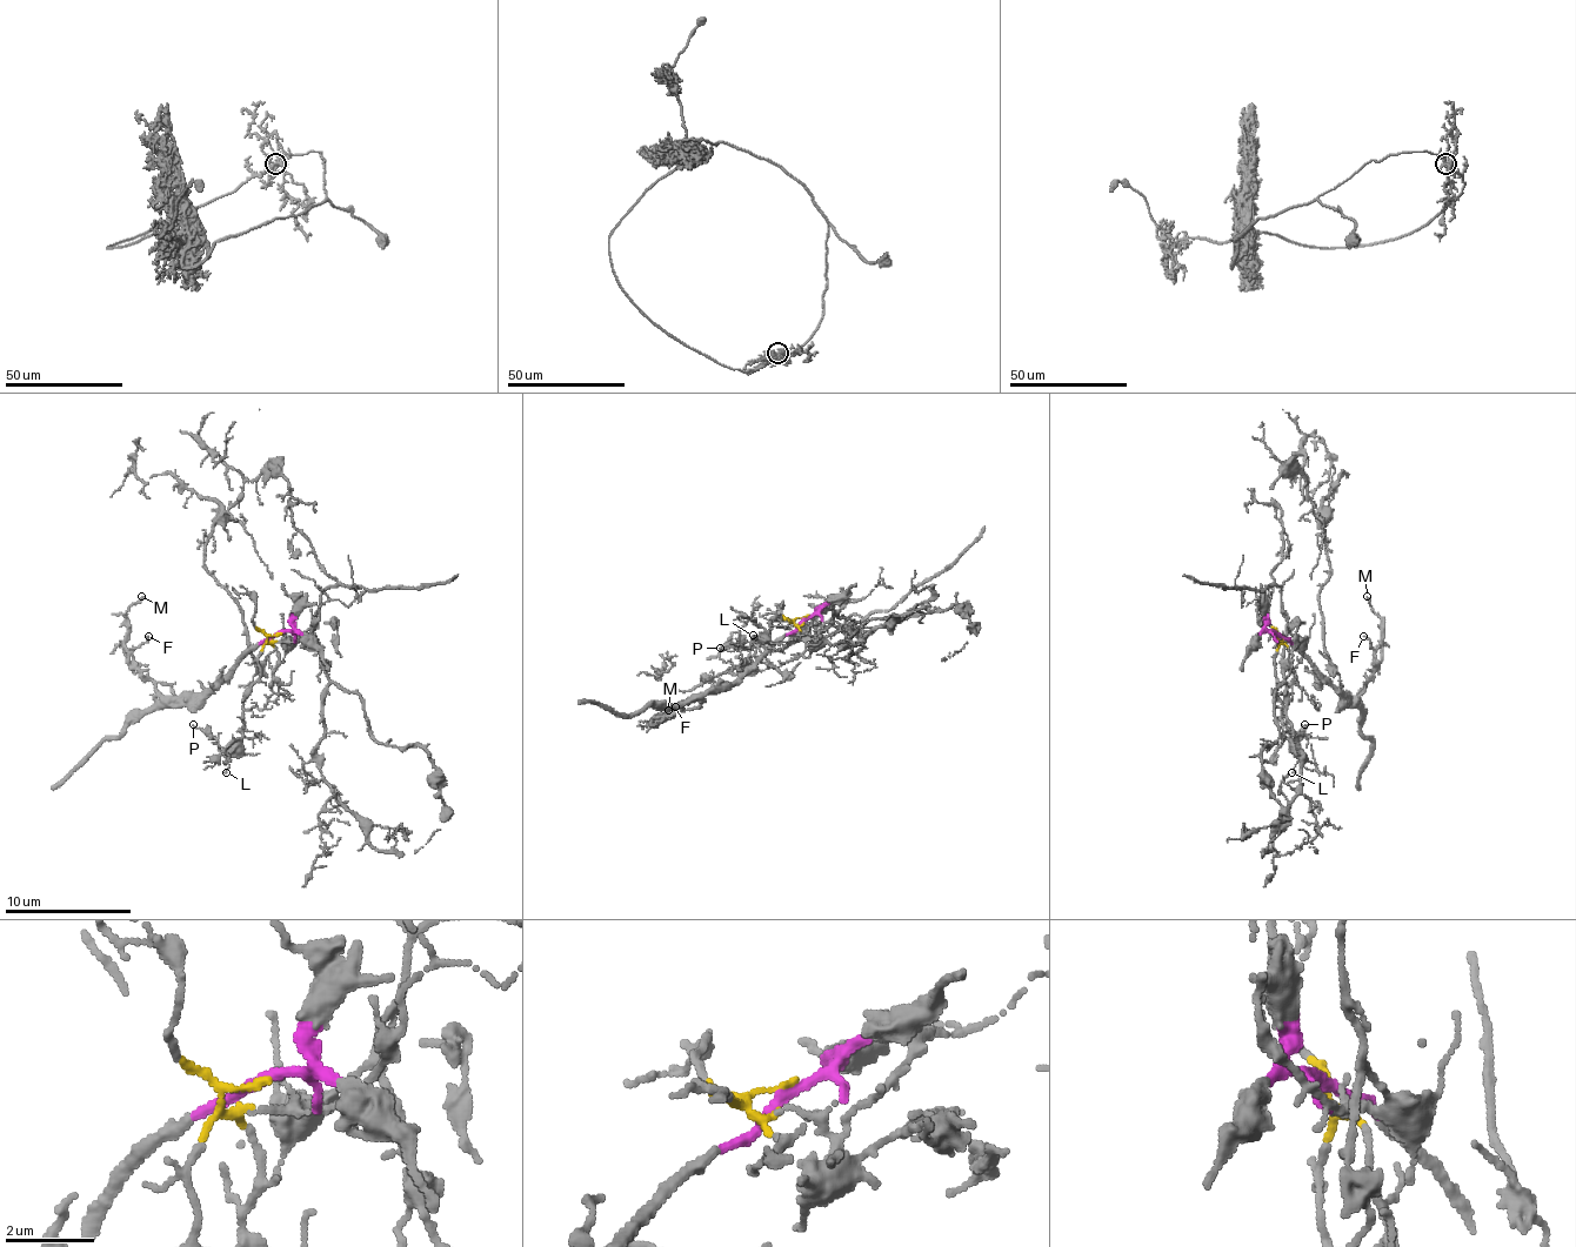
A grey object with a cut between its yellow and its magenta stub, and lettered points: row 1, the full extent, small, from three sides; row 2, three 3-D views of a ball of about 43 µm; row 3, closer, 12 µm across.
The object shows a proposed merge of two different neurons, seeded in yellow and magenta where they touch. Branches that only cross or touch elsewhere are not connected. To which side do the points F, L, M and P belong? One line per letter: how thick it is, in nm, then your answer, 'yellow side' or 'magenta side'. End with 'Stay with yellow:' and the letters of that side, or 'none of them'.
F: calibre 120 nm; magenta side
L: calibre 100 nm; yellow side
M: calibre 130 nm; magenta side
P: calibre 110 nm; yellow side
Stay with yellow: L, P

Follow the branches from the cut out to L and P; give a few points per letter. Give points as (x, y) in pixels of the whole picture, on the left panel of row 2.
L: (279, 634), (266, 639), (256, 658), (260, 678), (244, 701), (241, 744), (228, 761), (225, 773)
P: (279, 634), (266, 639), (256, 658), (260, 678), (244, 701), (244, 729), (234, 742), (221, 751), (193, 725)

